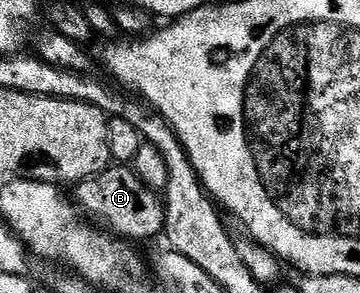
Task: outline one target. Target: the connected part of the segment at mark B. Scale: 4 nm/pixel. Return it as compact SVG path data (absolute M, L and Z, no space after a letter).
M110 166L97 176L88 176L85 180L80 181L76 188L76 203L86 213L89 211L91 215L98 216L102 220L100 221L102 225L110 224L110 226L105 226L112 229L118 237L134 236L140 242L145 242L150 237L155 237L163 232L165 205L162 197L148 184L143 183L132 167Z

